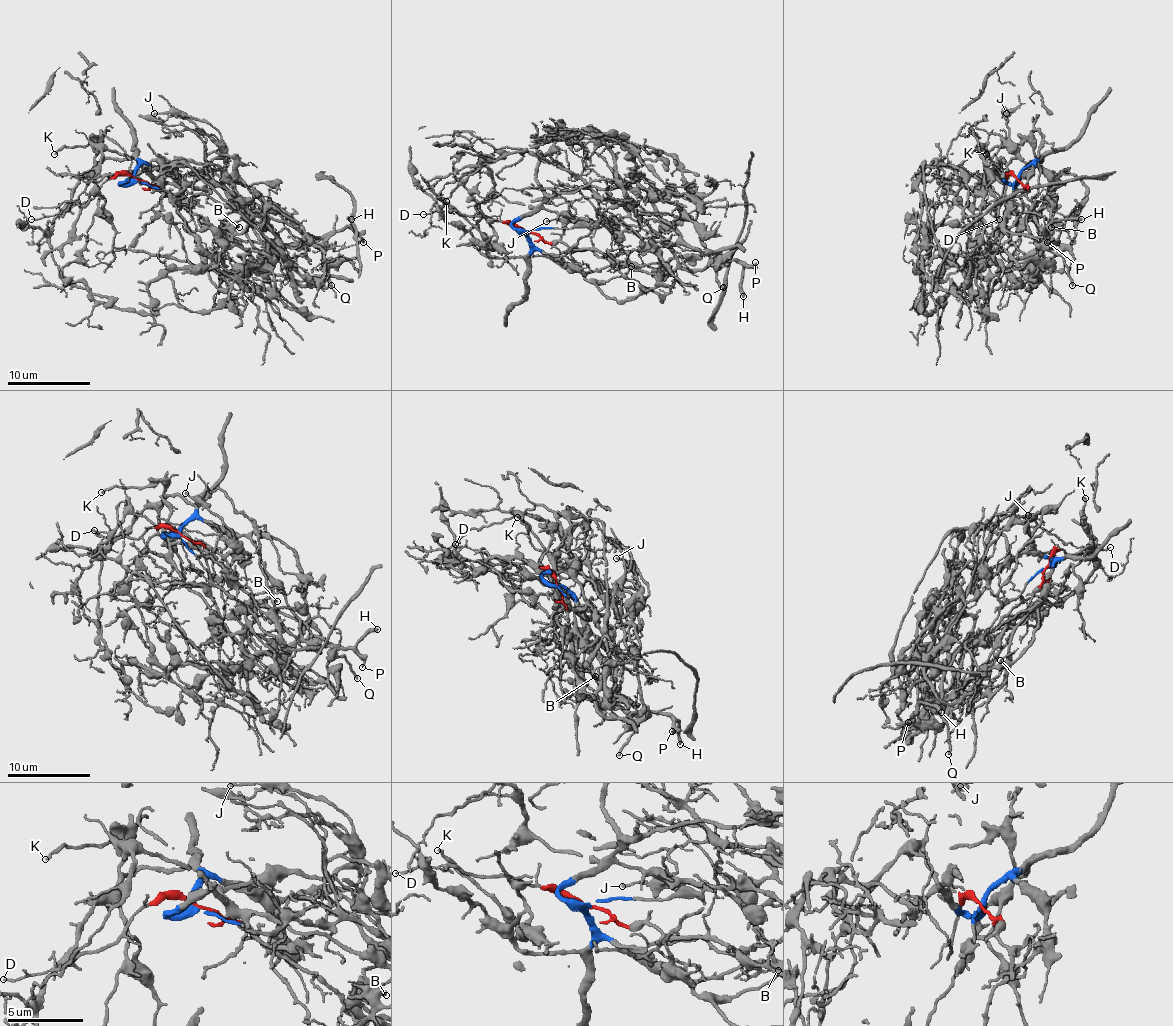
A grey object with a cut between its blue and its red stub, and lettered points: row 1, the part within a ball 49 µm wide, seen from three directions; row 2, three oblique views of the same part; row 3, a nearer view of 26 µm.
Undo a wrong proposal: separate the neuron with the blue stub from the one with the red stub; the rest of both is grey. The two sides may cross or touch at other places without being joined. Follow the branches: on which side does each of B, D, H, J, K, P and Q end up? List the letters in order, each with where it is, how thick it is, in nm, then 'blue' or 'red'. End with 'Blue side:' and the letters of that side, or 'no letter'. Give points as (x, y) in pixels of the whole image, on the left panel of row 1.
B: at (239, 227); 120 nm thick; red
D: at (31, 219); 140 nm thick; red
H: at (351, 219); 300 nm thick; red
J: at (154, 113); 130 nm thick; blue
K: at (54, 154); 180 nm thick; blue
P: at (363, 242); 200 nm thick; red
Q: at (331, 285); 220 nm thick; red
Blue side: J, K

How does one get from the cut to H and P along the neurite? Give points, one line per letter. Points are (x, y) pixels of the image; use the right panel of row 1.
H: (1016, 178), (1026, 186), (1032, 217), (1049, 238), (1057, 240), (1053, 244), (1045, 232), (1055, 221), (1082, 219)
P: (1016, 178), (1026, 186), (1032, 217), (1049, 238), (1057, 240), (1053, 244), (1047, 227), (1051, 238), (1047, 242)

